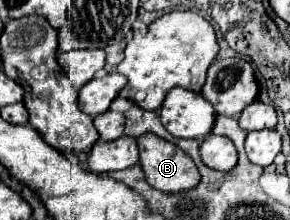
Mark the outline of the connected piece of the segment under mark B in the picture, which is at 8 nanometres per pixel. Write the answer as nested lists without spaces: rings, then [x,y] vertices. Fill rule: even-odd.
[[[142,134],[136,142],[140,148],[140,166],[152,188],[182,192],[198,184],[200,174],[196,164],[176,144],[156,134]]]

